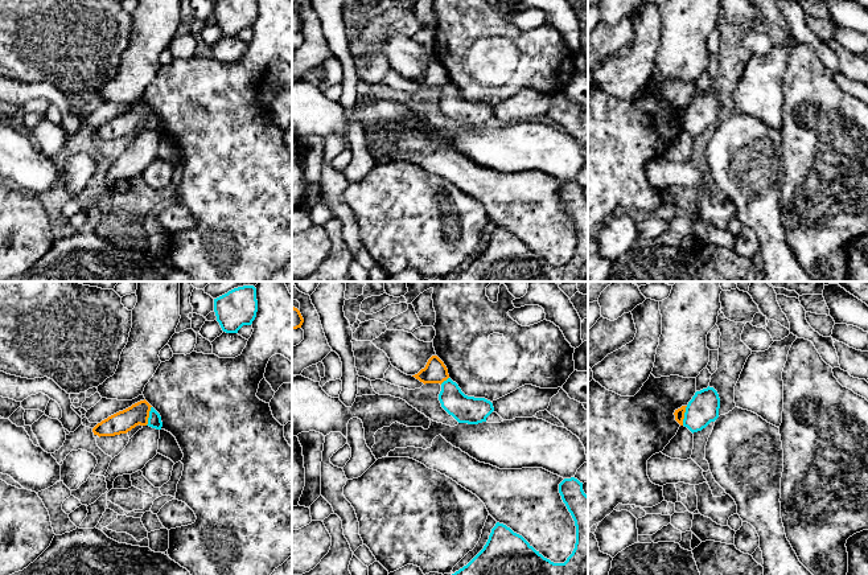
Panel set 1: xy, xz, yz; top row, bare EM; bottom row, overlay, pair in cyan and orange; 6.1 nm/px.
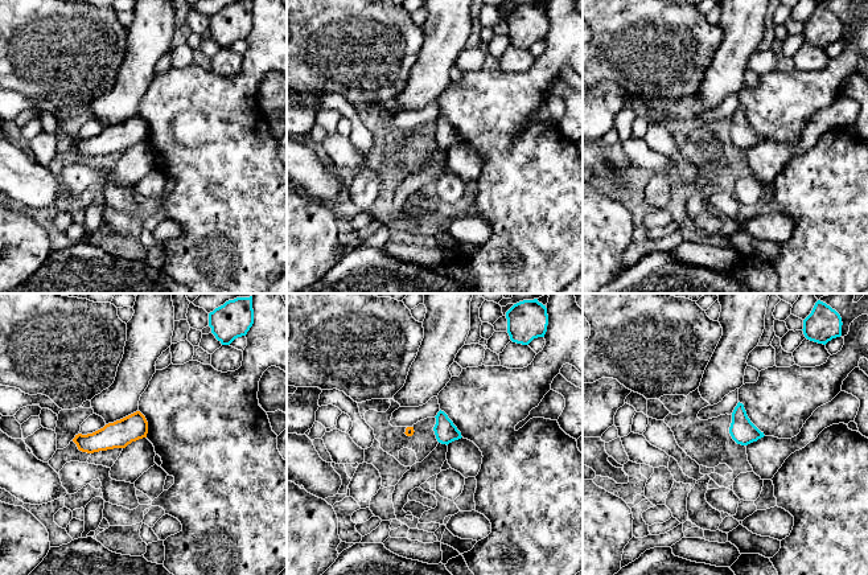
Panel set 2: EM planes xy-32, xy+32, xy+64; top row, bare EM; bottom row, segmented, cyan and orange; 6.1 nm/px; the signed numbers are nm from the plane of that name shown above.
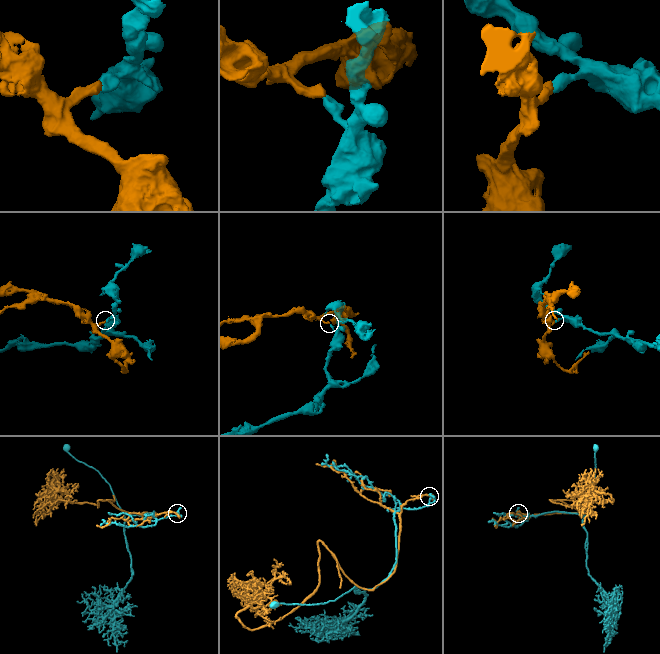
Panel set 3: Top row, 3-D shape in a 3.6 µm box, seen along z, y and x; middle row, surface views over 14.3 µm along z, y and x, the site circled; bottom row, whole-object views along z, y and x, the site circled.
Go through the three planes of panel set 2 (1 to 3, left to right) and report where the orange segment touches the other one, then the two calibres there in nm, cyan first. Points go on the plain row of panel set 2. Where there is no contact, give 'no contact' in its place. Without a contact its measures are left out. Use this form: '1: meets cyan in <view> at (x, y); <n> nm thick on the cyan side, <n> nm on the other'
1: no contact
2: no contact
3: no contact

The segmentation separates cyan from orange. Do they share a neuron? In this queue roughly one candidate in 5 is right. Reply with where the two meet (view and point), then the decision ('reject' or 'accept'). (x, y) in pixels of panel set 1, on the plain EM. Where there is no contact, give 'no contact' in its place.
yz (685, 119) | reject

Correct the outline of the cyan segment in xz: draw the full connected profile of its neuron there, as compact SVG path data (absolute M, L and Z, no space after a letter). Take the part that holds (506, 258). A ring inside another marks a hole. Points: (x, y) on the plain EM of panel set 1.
M564 182L559 197L576 230L576 247L564 267L554 267L522 239L497 226L484 252L451 282L588 282L588 200L577 182Z

